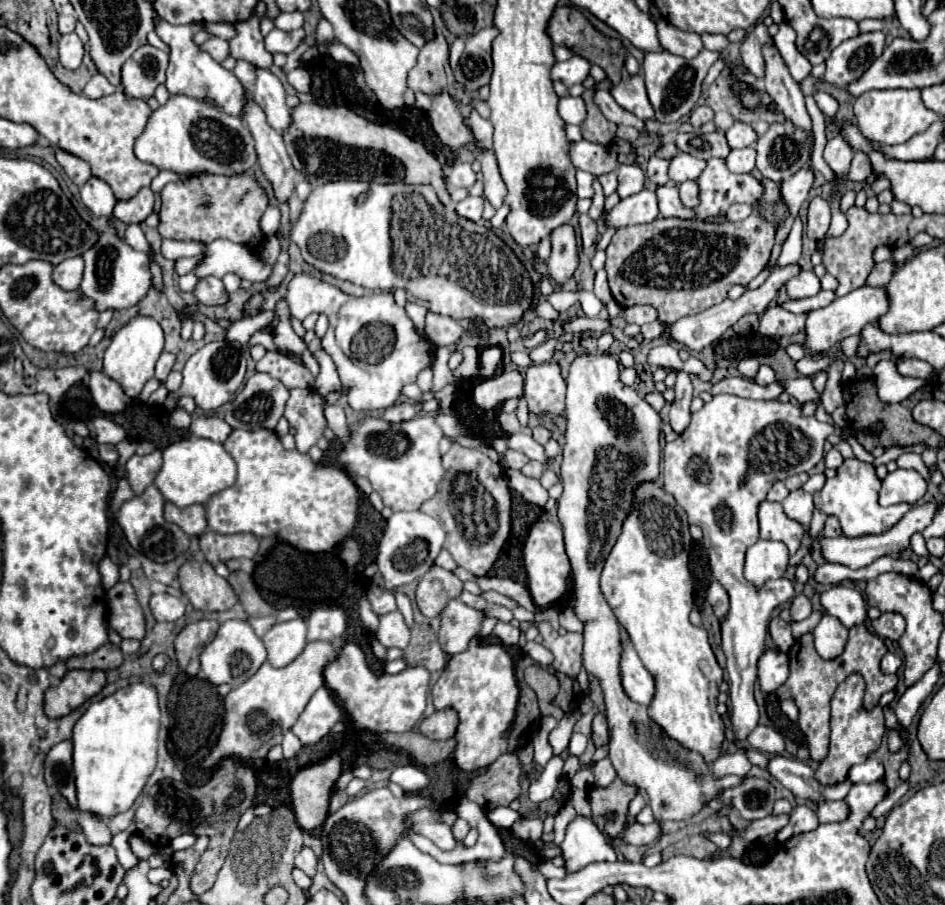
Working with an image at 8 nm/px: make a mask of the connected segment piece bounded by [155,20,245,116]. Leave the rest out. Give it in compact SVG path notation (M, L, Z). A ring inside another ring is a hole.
M165 20L157 24L157 34L163 42L171 46L169 54L169 68L167 68L167 90L169 94L187 94L191 98L211 98L215 100L215 106L221 108L227 114L241 114L241 108L245 104L245 88L243 84L233 76L233 72L227 72L221 68L219 62L215 62L209 54L201 52L197 44L193 44L193 34L201 30L201 24L187 24L187 26L171 26Z

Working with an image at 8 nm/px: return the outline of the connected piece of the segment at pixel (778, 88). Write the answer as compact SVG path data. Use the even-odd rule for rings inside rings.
M765 46L763 54L765 54L765 64L767 64L765 90L777 102L777 108L785 114L785 118L791 120L797 128L803 128L811 138L811 118L805 110L801 88L789 76L789 70L785 68L785 62L779 56L775 46Z

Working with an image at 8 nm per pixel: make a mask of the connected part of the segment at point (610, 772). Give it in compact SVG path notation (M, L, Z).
M605 756L603 760L595 762L593 764L593 774L595 774L595 784L597 786L609 786L613 780L615 780L615 770L613 770L613 764L609 760L609 756Z

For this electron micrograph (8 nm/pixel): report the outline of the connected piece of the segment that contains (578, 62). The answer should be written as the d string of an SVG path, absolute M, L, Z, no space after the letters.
M571 56L565 62L555 62L551 68L551 78L561 80L565 86L581 84L589 74L591 64L581 56Z

